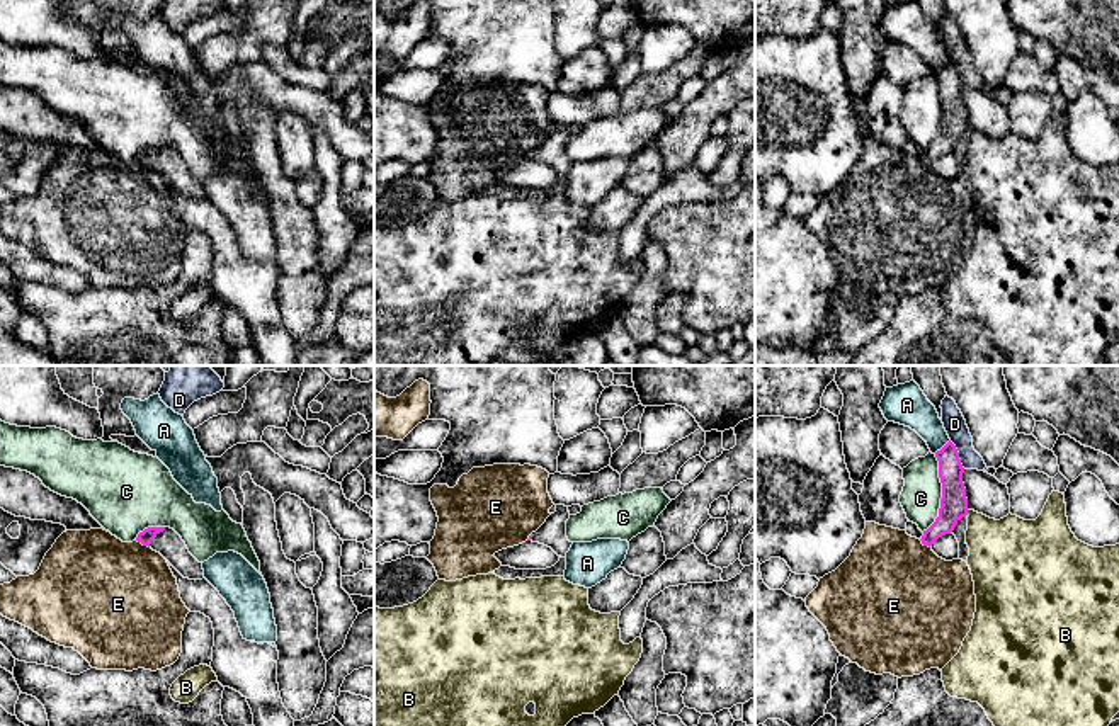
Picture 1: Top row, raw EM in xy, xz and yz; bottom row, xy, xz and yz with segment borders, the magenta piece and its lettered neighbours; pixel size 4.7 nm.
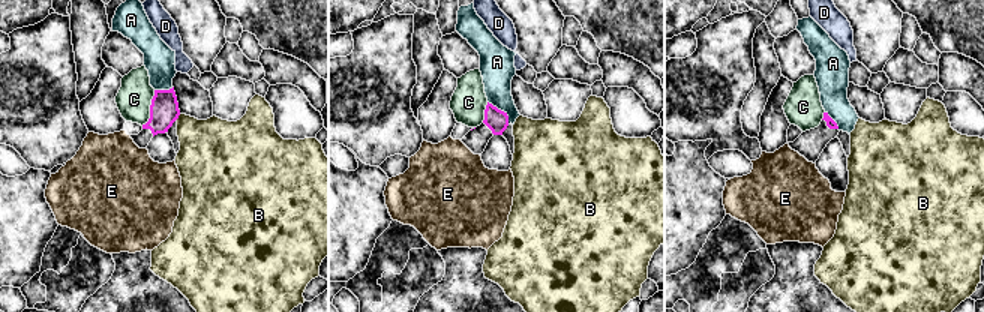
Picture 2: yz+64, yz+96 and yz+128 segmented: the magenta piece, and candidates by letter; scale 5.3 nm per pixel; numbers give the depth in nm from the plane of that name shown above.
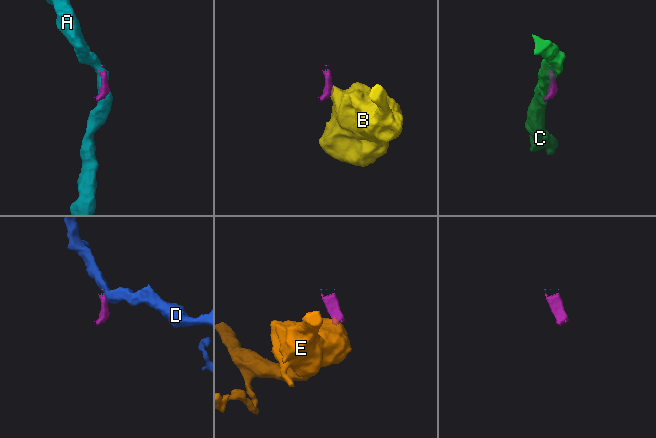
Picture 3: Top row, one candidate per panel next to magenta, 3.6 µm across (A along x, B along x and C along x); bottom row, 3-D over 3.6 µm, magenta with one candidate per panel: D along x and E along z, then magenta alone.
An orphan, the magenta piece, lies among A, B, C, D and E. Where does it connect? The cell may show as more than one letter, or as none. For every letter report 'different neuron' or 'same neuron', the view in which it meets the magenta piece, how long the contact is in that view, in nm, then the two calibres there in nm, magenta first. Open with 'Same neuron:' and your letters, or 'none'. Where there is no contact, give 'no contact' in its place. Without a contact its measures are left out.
Same neuron: none
A: different neuron | yz | 100 nm | 120/180 nm
B: different neuron | yz | 40 nm | 130/320 nm
C: different neuron | yz | 380 nm | 130/190 nm
D: different neuron | yz | 150 nm | 130/110 nm
E: different neuron | xy | 80 nm | 70/500 nm

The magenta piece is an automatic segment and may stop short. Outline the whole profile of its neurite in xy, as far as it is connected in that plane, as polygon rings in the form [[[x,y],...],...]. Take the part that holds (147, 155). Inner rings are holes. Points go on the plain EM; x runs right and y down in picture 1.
[[[148,146],[138,153],[136,160],[160,172],[184,197],[204,197],[202,182],[189,172],[185,162],[173,148]]]

